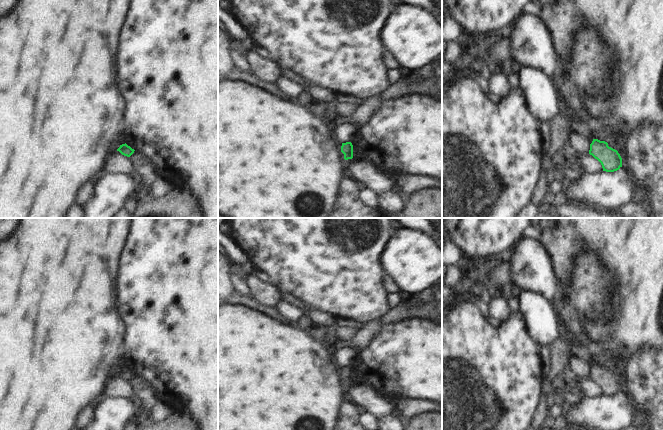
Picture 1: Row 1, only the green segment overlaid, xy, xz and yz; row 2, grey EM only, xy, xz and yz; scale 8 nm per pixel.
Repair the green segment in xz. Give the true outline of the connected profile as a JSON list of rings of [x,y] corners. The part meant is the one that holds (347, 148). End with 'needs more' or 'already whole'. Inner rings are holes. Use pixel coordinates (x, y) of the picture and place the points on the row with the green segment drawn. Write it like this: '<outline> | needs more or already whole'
[[[351,142],[342,143],[341,152],[344,154],[344,159],[352,159],[353,158],[353,145]]] | already whole

